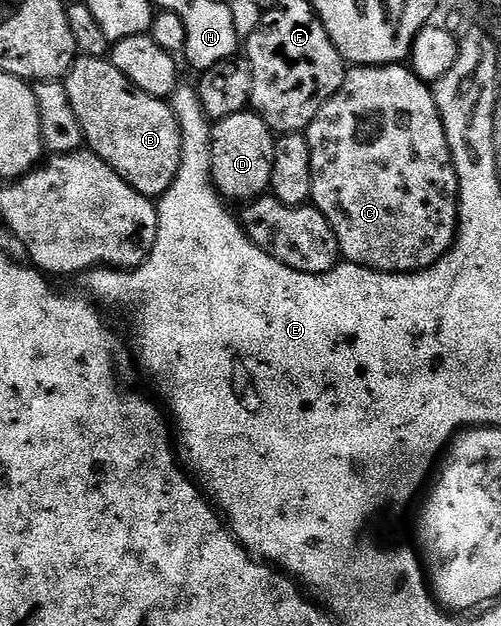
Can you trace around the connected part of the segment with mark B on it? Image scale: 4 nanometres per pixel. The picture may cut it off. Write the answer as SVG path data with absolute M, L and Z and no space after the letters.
M79 57L70 67L64 79L68 100L72 100L72 108L76 111L76 120L80 120L80 128L86 137L85 145L104 164L114 169L124 181L145 198L155 200L161 198L164 192L176 180L182 161L182 137L180 124L174 115L173 105L169 101L148 96L148 92L140 92L106 58Z

